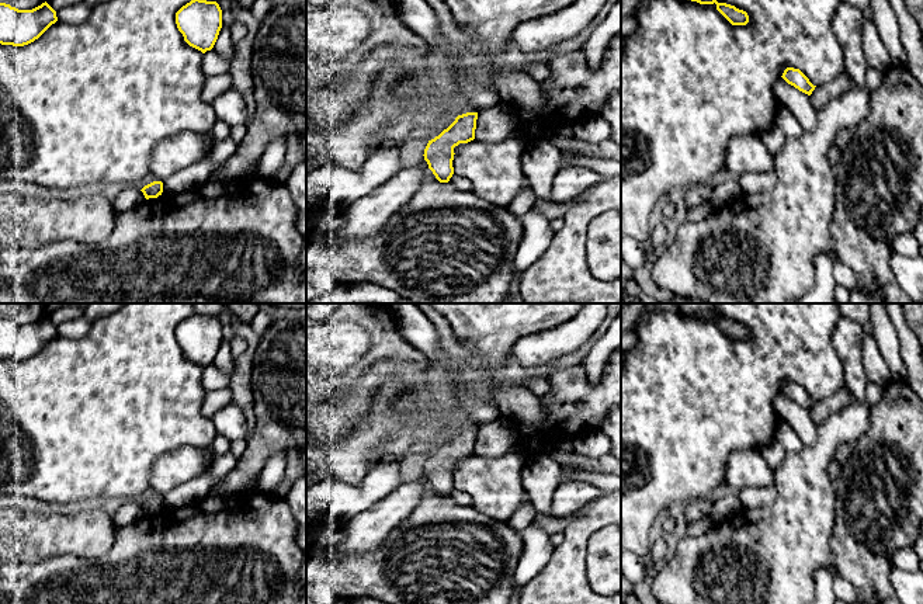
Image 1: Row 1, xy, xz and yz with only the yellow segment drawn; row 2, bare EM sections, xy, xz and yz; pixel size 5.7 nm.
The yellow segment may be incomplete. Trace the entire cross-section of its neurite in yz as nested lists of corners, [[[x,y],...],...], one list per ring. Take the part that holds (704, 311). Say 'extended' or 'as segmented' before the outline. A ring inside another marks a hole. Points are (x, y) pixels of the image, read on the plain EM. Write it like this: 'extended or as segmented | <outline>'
as segmented | [[[679,303],[683,313],[697,316],[700,319],[716,319],[716,324],[732,339],[746,340],[749,330],[746,326],[736,323],[726,317],[718,317],[715,313],[715,303]]]

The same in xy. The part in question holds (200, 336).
as segmented | [[[194,313],[176,327],[176,339],[184,355],[205,368],[218,354],[222,324],[216,316]]]

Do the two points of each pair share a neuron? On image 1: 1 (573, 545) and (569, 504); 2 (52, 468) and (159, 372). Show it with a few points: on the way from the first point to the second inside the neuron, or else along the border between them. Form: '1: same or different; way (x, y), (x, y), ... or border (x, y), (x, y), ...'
1: different; border (601, 493), (576, 511)
2: same; way (79, 441), (125, 395), (132, 395)

